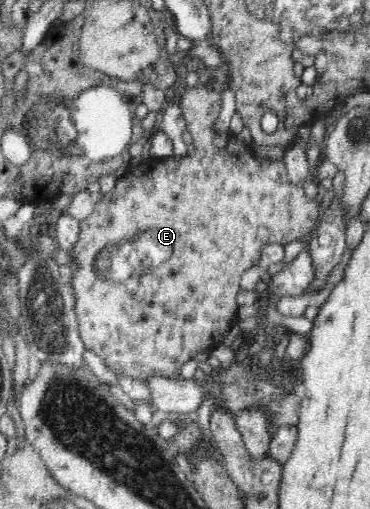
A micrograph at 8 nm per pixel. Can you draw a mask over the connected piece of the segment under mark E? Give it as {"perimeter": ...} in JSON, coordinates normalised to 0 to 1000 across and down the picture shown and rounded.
{"perimeter":[[[514,173],[514,179],[508,179],[508,183],[514,183],[514,194],[519,194],[519,198],[484,200],[497,228],[497,240],[503,240],[503,255],[514,259],[514,265],[522,273],[527,303],[522,306],[511,306],[508,303],[503,303],[500,306],[465,305],[446,310],[419,310],[416,306],[405,305],[405,308],[389,314],[384,320],[370,320],[368,324],[349,324],[330,348],[319,350],[308,371],[300,377],[292,377],[278,383],[268,391],[268,395],[257,399],[257,407],[249,418],[238,426],[232,426],[232,430],[222,430],[222,434],[214,434],[205,477],[200,477],[195,485],[189,485],[189,491],[178,493],[195,507],[208,509],[208,513],[214,515],[214,527],[205,530],[195,530],[197,546],[192,548],[189,558],[195,558],[197,576],[200,582],[205,582],[203,609],[214,633],[214,658],[219,660],[227,680],[232,682],[232,686],[251,690],[265,701],[276,703],[276,707],[286,711],[289,723],[297,729],[308,731],[316,739],[319,733],[324,733],[327,737],[341,737],[376,745],[376,749],[384,750],[397,750],[397,745],[411,735],[416,735],[416,739],[443,739],[457,743],[470,741],[470,737],[486,733],[492,719],[511,707],[519,707],[535,694],[557,688],[568,690],[576,682],[586,682],[589,678],[595,678],[595,670],[600,670],[605,658],[611,658],[611,652],[624,646],[630,635],[641,633],[643,599],[638,597],[638,578],[643,576],[643,572],[649,572],[649,568],[654,568],[649,566],[649,542],[673,525],[681,525],[681,521],[689,521],[695,517],[703,505],[703,487],[711,487],[719,479],[735,477],[770,481],[800,470],[832,464],[832,458],[846,458],[854,446],[854,438],[862,430],[862,422],[870,415],[870,409],[862,401],[862,393],[832,389],[822,381],[822,373],[816,373],[816,367],[784,360],[784,354],[778,352],[776,328],[765,314],[703,314],[703,310],[681,305],[681,299],[676,299],[670,287],[659,287],[649,277],[643,277],[641,267],[611,257],[595,257],[595,261],[589,257],[581,257],[578,242],[584,234],[589,234],[589,224],[597,218],[597,198],[530,198],[530,194],[524,194],[524,183],[519,183],[519,179],[524,179],[524,175],[519,173]]]}

